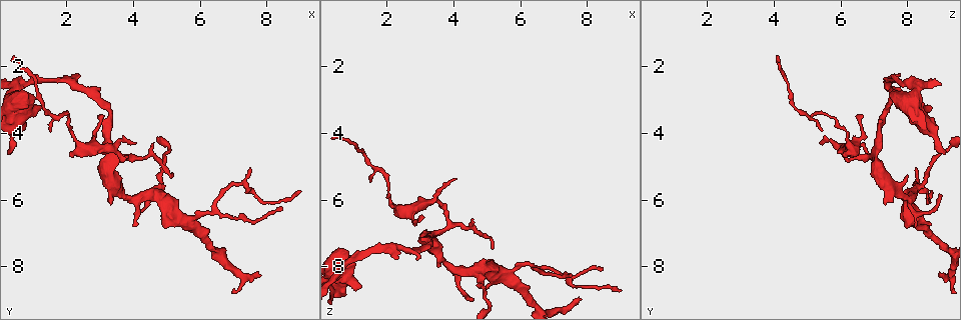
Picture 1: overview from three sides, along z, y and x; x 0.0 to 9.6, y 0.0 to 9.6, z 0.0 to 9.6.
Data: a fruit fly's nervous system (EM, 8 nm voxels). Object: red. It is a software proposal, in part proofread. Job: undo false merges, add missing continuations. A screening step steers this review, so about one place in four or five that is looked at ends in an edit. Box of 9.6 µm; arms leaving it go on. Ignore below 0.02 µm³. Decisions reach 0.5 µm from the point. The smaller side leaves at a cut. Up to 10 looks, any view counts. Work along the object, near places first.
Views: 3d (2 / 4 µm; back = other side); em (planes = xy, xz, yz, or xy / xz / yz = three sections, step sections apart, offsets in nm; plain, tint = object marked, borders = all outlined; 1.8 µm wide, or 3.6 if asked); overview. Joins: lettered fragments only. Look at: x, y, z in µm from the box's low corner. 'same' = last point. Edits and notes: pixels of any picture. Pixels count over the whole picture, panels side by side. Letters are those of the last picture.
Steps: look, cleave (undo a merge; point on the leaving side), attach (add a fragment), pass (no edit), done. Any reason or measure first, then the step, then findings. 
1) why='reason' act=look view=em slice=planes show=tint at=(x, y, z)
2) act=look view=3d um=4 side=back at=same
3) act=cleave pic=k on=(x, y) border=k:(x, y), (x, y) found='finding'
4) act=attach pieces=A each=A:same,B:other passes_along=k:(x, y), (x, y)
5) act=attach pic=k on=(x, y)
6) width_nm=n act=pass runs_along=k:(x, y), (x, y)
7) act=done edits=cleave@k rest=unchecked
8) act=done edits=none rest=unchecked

why='thick turns thin' act=look view=em slice=xy step=16 show=tint at=(3.30, 4.40, 7.00)

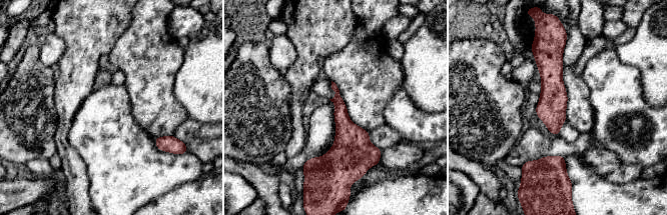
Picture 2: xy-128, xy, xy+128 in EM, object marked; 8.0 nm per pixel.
act=look view=em slice=planes show=borders at=same

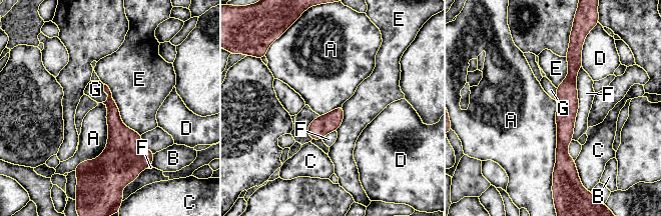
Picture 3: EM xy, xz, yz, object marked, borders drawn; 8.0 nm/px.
width_nm=140 act=pass each=A:other,B:other,C:other,D:other,E:other,F:other,G:other border=3:(102, 102), (106, 147), (73, 170) found='all the same neuron'

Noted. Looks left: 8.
why='branch stops here' act=look view=3d um=2 side=back at=(8.45, 6.30, 8.10)

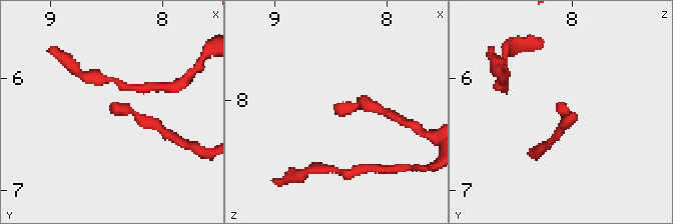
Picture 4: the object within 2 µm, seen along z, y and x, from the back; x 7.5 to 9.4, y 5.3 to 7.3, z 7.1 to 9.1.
why='now the EM' act=look view=em slice=planes show=borders at=(8.48, 6.26, 8.02)

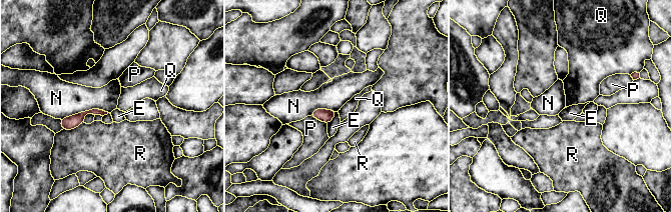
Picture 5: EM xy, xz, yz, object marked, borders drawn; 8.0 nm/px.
act=pass each=E:other,N:other,P:other,Q:other,R:other border=5:(108, 112), (89, 109), (60, 119) found='none of them fits'

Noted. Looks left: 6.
act=look view=em slice=planes show=borders at=(7.80, 8.30, 8.90)

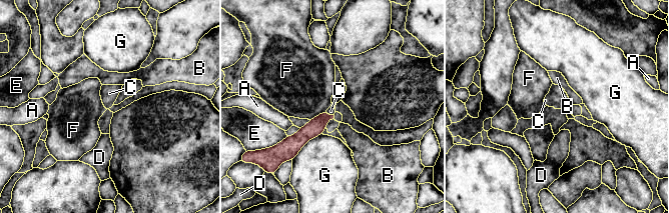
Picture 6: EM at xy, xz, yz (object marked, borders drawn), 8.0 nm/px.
act=attach pic=6 on=(330, 111) each=A:other,B:other,C:same,D:other,E:other,F:other,G:other found='it goes on there'

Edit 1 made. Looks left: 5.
act=done edits=attach@6 rest=unchecked

